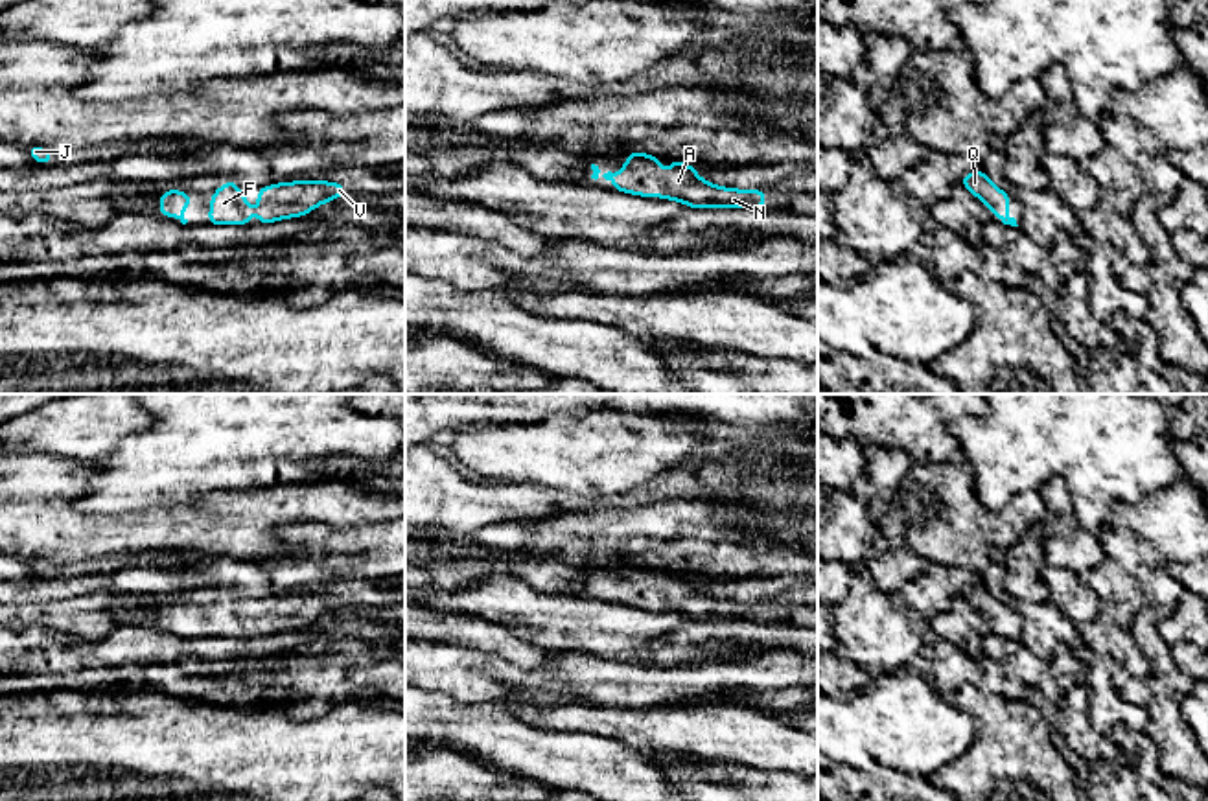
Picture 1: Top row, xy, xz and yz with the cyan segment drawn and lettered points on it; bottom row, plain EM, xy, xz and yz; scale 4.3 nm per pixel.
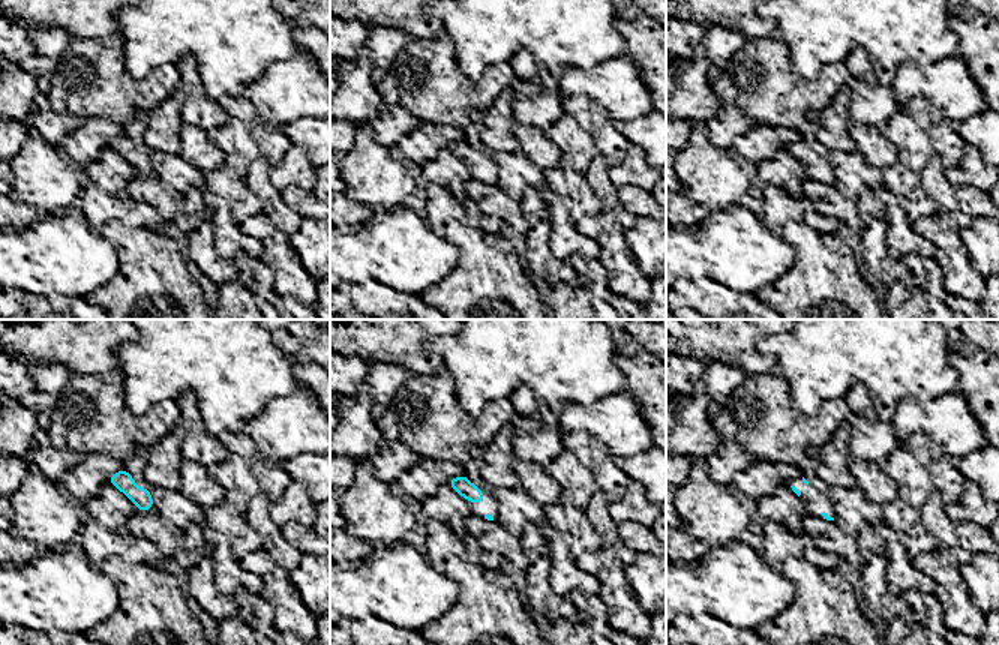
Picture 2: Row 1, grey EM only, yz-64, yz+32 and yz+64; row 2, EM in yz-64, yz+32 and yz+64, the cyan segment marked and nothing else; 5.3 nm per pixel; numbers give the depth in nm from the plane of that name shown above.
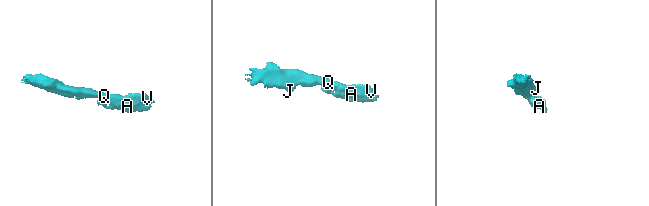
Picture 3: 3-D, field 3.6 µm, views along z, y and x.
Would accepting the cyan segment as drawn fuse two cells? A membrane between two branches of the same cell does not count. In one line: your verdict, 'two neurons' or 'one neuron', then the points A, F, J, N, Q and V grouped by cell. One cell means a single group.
one neuron; groups A F J N Q V

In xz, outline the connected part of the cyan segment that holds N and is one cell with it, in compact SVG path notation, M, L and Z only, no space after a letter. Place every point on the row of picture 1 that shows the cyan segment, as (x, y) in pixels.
M630 151L626 164L619 173L604 173L613 182L613 190L663 197L674 203L685 203L689 208L764 208L768 192L724 188L703 180L692 168L681 160L670 160L670 173L663 171L659 157Z

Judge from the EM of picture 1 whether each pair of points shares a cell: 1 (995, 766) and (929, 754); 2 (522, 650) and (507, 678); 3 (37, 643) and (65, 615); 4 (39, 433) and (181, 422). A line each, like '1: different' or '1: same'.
1: different
2: different
3: different
4: different

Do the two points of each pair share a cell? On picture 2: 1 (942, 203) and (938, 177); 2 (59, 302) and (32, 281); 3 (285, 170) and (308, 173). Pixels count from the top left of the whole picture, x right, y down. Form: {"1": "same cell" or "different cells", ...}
{"1": "same cell", "2": "different cells", "3": "same cell"}

